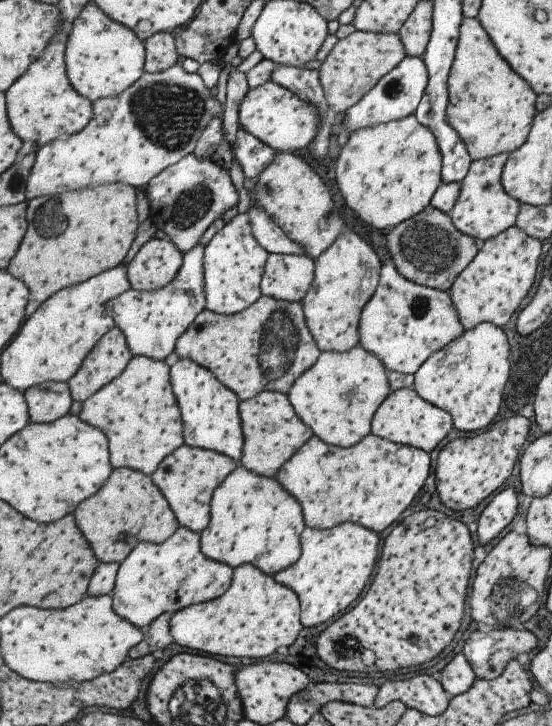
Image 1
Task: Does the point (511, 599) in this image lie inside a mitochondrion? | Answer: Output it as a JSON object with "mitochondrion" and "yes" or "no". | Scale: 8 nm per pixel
{"mitochondrion":"yes"}

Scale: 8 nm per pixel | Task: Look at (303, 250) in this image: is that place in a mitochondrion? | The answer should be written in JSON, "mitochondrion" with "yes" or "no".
{"mitochondrion":"no"}

